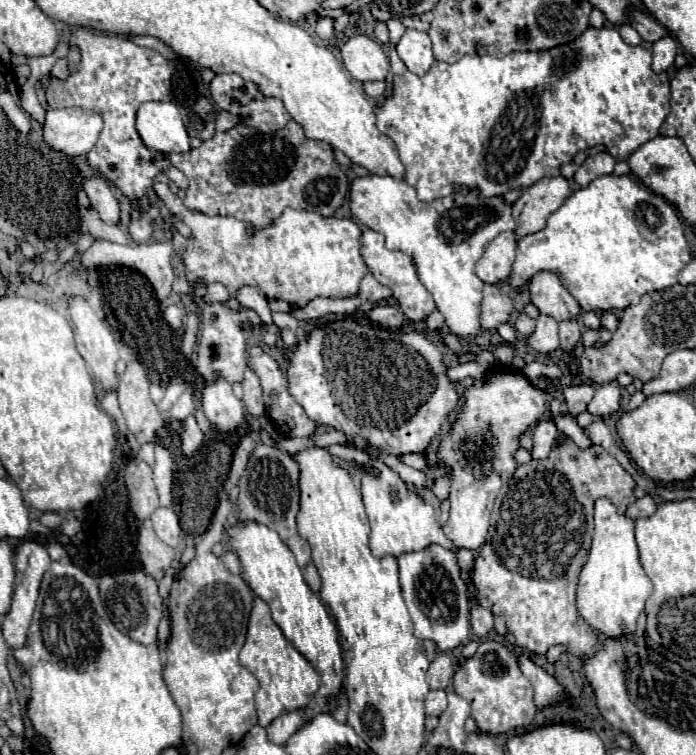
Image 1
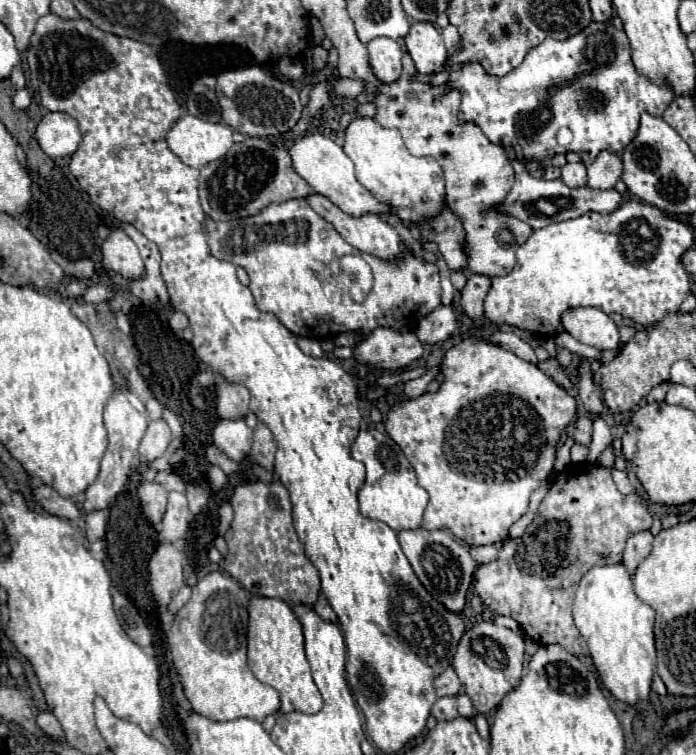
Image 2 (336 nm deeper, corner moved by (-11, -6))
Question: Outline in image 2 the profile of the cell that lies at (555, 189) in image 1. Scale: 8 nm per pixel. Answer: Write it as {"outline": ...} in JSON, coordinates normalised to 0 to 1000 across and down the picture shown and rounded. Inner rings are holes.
{"outline":[[[815,216],[806,221],[806,240],[815,242],[815,248],[838,248],[843,242],[843,224],[832,216]]]}

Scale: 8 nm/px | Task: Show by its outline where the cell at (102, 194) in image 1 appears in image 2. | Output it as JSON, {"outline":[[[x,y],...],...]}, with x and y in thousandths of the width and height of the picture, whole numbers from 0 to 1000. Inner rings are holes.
{"outline":[[[165,301],[159,311],[151,317],[145,332],[148,332],[148,356],[174,362],[180,370],[200,370],[205,364],[208,354],[200,330],[171,301]]]}

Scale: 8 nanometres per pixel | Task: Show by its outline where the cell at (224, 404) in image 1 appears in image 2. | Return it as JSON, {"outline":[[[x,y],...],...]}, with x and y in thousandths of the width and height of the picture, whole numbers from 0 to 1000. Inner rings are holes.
{"outline":[[[318,555],[306,568],[306,587],[329,608],[346,613],[361,597],[364,571],[355,566],[355,560],[349,555],[338,555],[338,558]]]}

